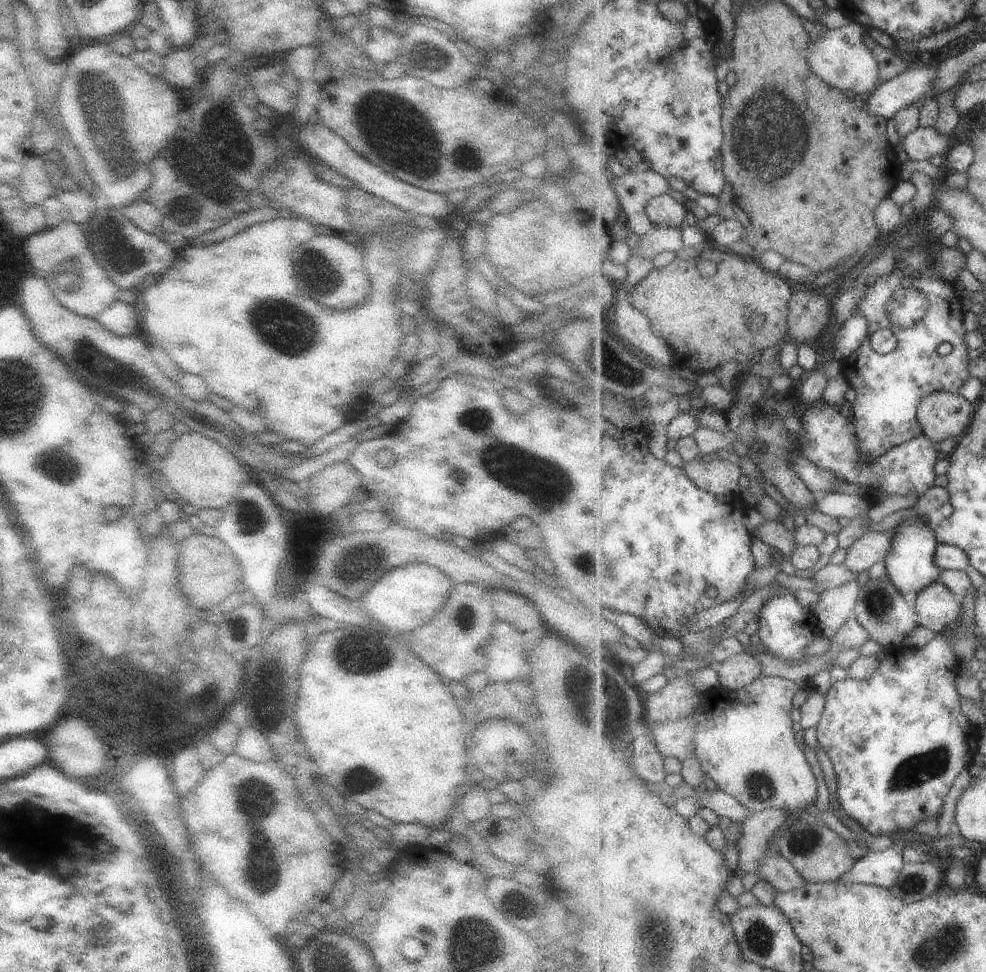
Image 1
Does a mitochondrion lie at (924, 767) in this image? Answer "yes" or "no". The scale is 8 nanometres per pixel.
yes

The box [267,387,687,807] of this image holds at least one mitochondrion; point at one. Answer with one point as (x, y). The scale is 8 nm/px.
(530, 475)

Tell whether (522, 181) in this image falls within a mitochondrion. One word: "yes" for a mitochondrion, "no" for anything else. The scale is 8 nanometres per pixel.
no

